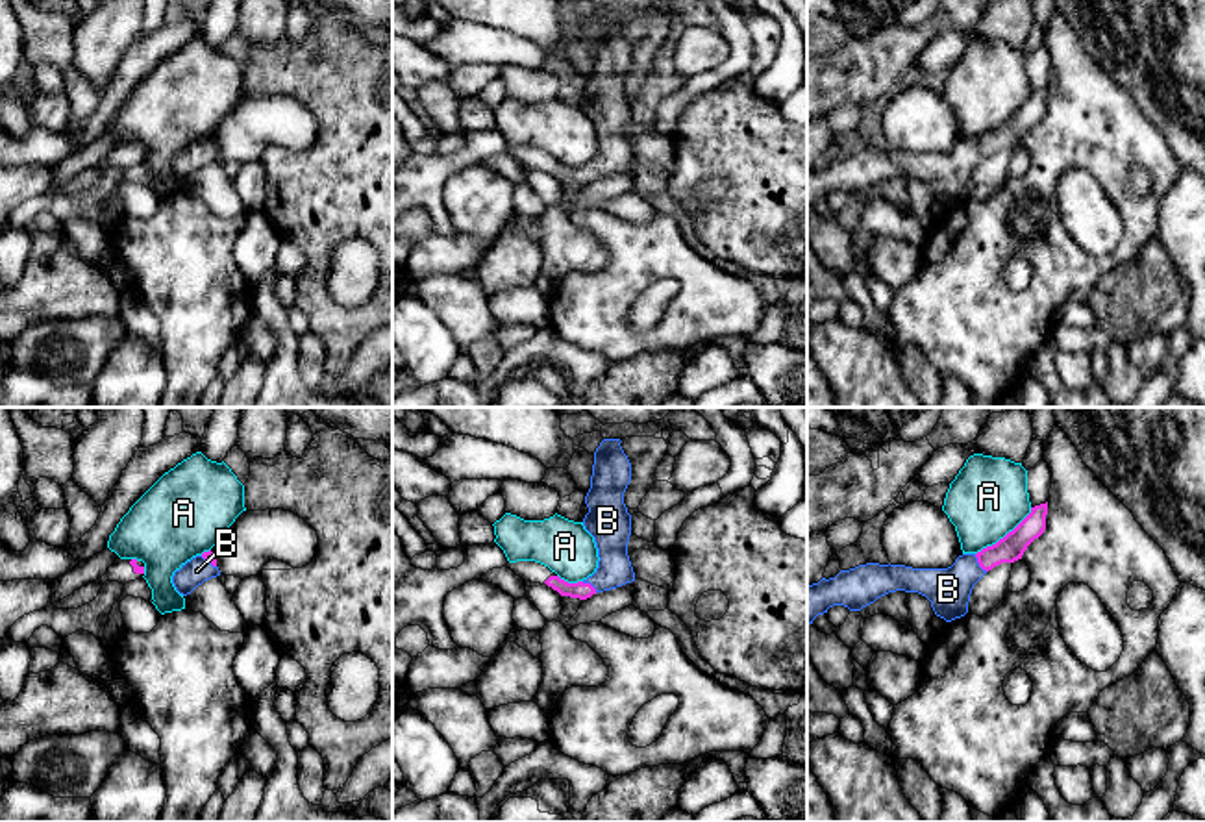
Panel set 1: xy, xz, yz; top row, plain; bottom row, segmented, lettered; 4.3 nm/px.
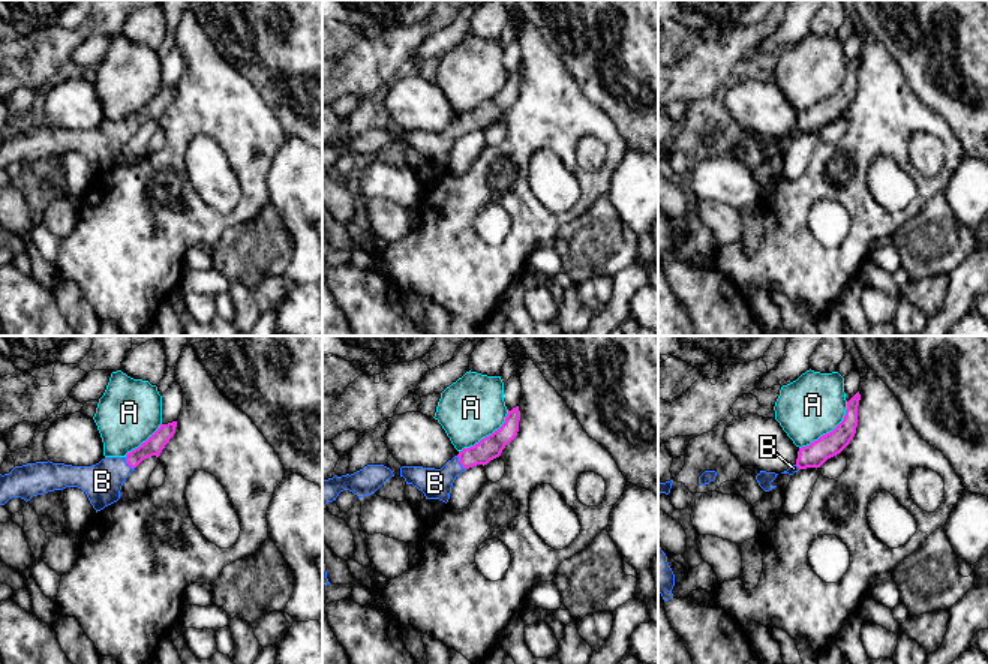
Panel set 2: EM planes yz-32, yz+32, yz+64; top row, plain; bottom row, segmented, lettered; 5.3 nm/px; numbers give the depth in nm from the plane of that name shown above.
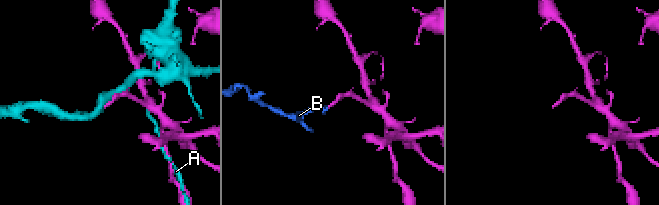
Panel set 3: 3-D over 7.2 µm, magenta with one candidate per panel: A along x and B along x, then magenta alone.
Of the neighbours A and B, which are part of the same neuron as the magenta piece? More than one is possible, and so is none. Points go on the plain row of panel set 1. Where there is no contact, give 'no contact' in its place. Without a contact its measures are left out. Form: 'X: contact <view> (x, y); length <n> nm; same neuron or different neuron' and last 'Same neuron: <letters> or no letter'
A: contact yz (1006, 121); length 320 nm; different neuron
B: contact yz (978, 147); length 100 nm; same neuron
Same neuron: B

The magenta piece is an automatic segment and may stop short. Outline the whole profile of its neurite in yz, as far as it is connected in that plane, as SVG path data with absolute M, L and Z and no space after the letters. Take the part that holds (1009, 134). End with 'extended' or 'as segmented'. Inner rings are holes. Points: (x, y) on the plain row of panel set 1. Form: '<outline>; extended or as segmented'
M1048 87L1031 93L1031 98L996 130L977 139L963 139L948 154L866 148L840 156L835 163L822 163L807 170L807 211L833 191L861 196L896 176L925 181L935 200L946 207L961 204L968 198L974 170L994 152L1022 144L1027 131L1044 118L1046 100Z; extended

